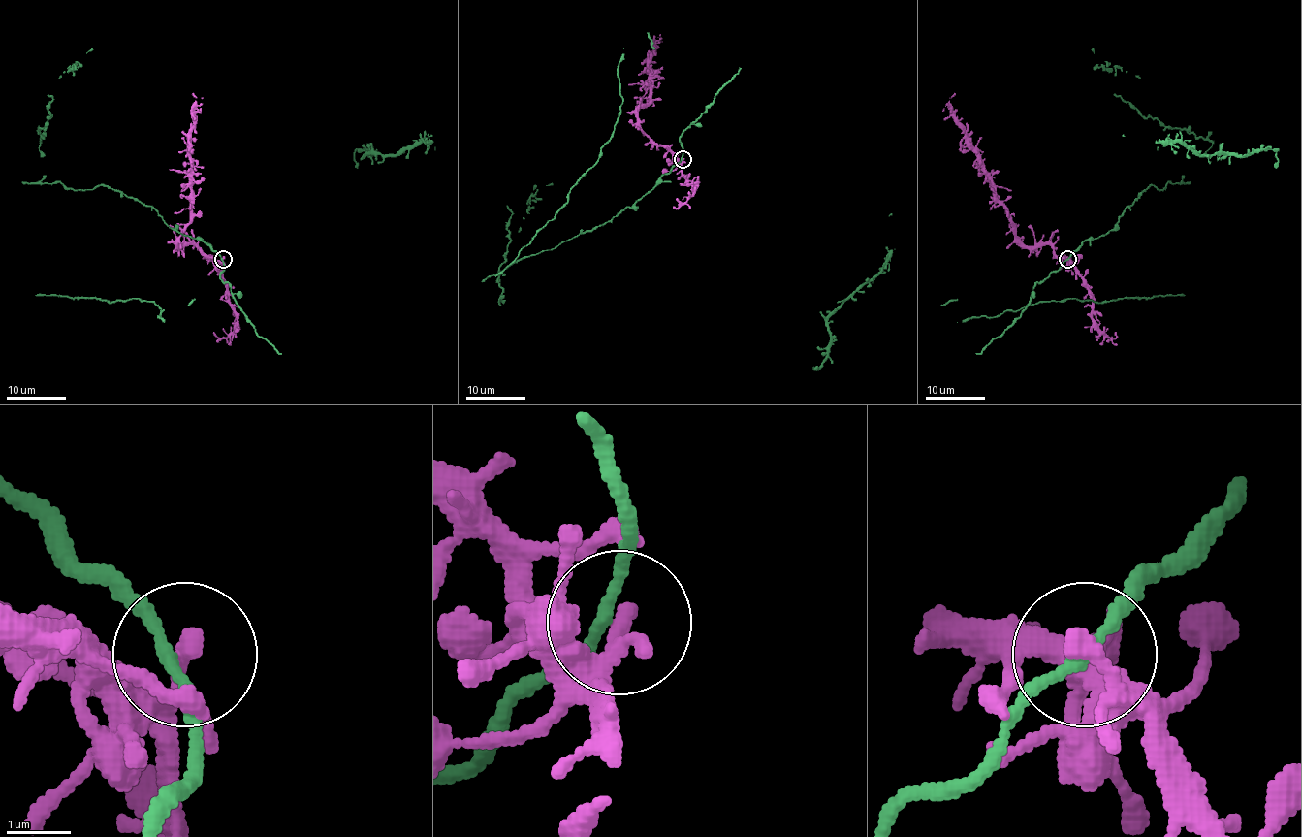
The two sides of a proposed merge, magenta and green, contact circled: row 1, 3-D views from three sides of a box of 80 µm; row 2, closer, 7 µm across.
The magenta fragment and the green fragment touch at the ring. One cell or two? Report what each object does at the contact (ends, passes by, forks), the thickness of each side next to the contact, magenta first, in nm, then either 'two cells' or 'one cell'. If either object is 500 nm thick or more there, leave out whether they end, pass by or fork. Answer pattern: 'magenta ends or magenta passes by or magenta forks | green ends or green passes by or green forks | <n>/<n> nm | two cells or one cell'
magenta passes by | green passes by | 220/180 nm | one cell

